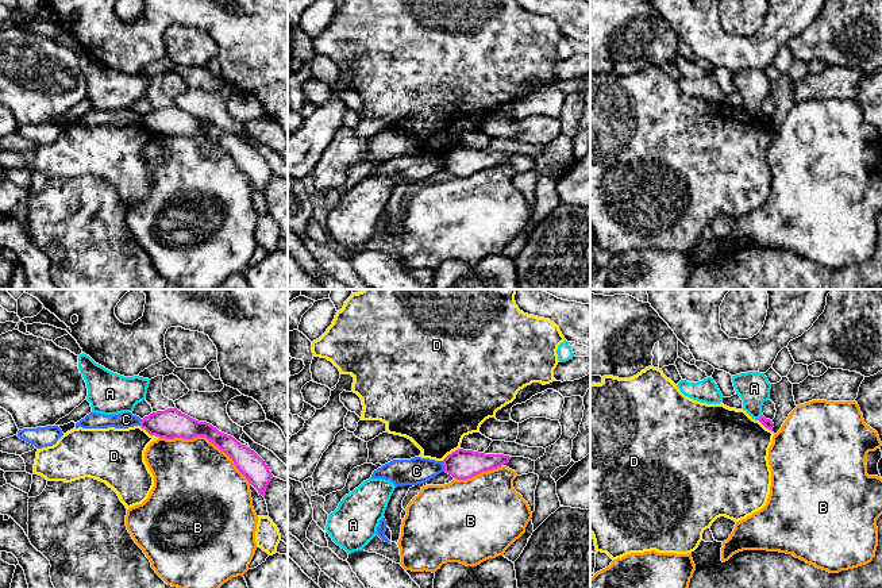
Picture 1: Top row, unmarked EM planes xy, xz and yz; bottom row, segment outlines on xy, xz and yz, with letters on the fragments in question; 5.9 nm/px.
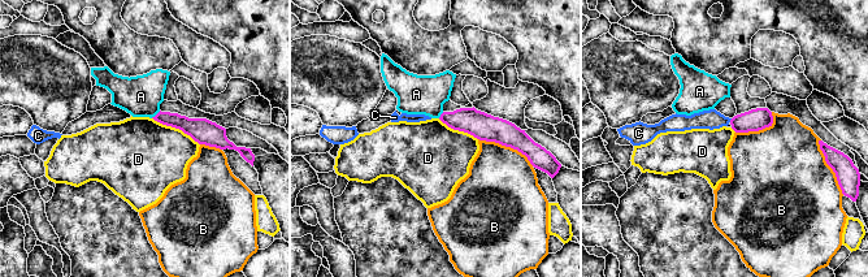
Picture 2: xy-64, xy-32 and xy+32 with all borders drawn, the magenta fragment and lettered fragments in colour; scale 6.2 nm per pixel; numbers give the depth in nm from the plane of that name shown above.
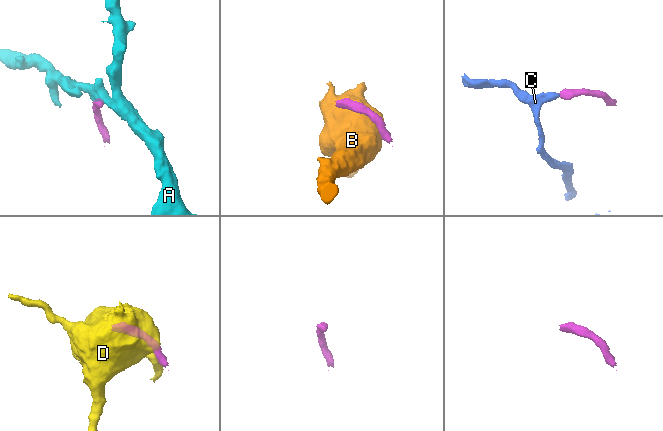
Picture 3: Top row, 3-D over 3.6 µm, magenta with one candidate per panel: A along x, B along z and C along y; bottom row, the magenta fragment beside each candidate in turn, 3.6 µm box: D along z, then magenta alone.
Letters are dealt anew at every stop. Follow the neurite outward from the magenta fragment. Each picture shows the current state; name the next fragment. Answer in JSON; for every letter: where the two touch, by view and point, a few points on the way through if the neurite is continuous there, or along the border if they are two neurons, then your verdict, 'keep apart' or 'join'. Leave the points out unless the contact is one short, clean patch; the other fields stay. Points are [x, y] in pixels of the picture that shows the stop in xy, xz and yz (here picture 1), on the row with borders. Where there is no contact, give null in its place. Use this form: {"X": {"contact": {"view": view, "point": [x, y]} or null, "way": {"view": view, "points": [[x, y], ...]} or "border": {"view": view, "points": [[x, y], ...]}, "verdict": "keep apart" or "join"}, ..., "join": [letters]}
{"A": {"contact": {"view": "yz", "point": [761, 417]}, "border": {"view": "yz", "points": [[762, 415], [757, 419]]}, "verdict": "keep apart"}, "B": {"contact": {"view": "xy", "point": [207, 438]}, "verdict": "keep apart"}, "C": {"contact": {"view": "xz", "point": [445, 467]}, "border": {"view": "xz", "points": [[442, 461], [445, 471]]}, "verdict": "keep apart"}, "D": {"contact": {"view": "xy", "point": [150, 434]}, "border": {"view": "xy", "points": [[139, 426], [150, 434], [160, 437]]}, "verdict": "keep apart"}, "join": []}

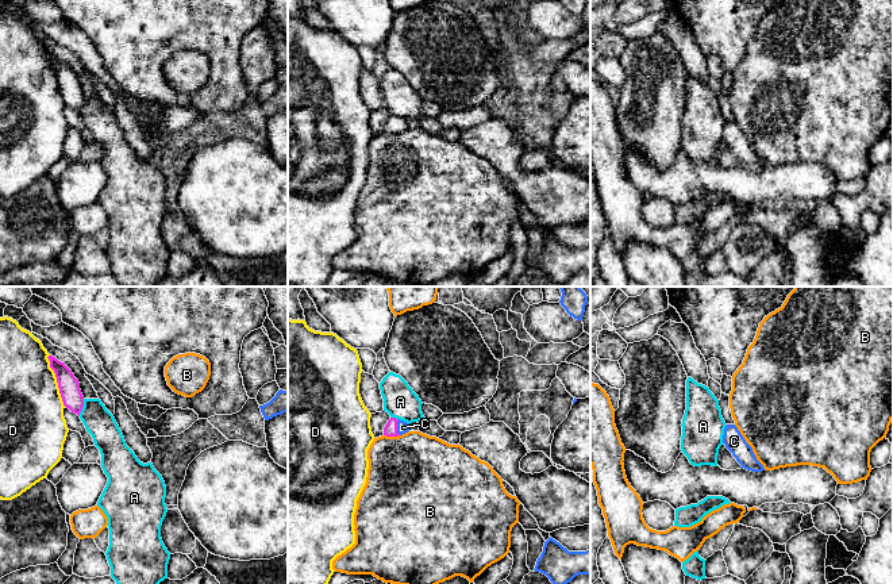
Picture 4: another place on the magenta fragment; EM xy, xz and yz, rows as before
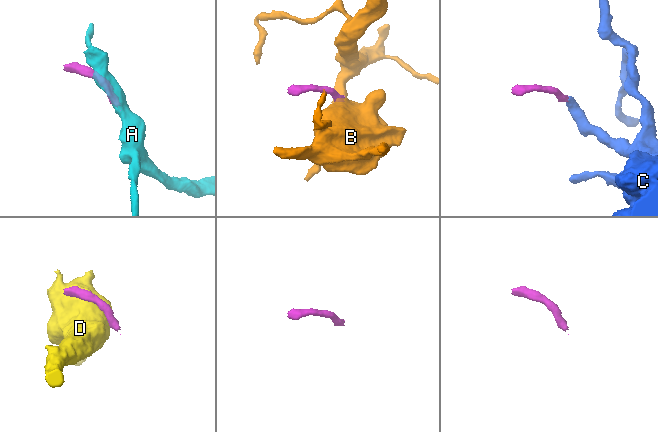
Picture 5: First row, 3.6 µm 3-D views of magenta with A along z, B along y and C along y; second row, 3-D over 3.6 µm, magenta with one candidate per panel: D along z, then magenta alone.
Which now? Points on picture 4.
{"A": {"contact": {"view": "xy", "point": [83, 406]}, "border": {"view": "xy", "points": [[84, 399], [84, 406], [79, 415]]}, "verdict": "keep apart"}, "B": {"contact": {"view": "xz", "point": [392, 435]}, "border": {"view": "xz", "points": [[384, 434], [399, 435]]}, "verdict": "keep apart"}, "C": {"contact": {"view": "xz", "point": [396, 427]}, "way": {"view": "xz", "points": [[391, 427], [396, 427], [403, 427]]}, "verdict": "join"}, "D": {"contact": {"view": "xy", "point": [57, 380]}, "verdict": "keep apart"}, "join": ["C"]}

